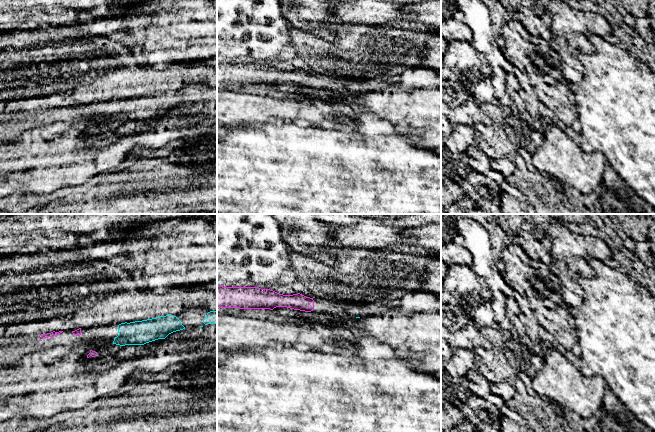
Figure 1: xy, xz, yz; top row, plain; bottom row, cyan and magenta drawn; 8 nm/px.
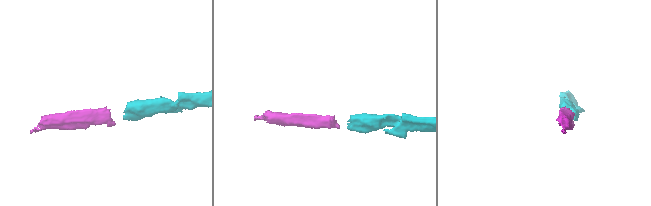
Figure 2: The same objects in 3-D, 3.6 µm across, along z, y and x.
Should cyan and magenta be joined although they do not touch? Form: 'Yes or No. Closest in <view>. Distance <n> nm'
Yes. Closest in xy. Distance 150 nm

